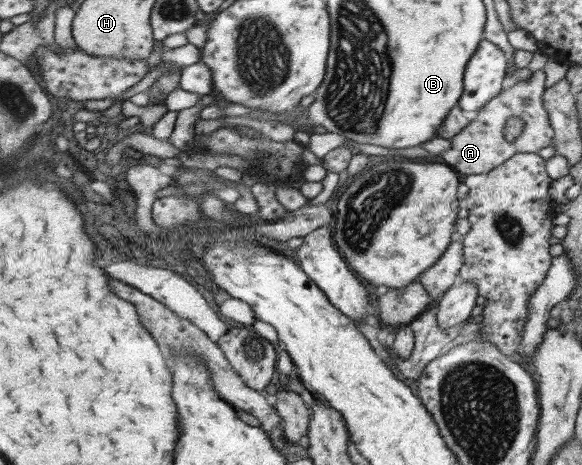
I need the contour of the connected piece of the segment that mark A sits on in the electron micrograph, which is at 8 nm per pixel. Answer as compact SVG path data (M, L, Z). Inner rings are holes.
M543 70L532 72L528 80L518 81L507 89L501 89L496 97L490 99L488 103L485 103L477 110L476 119L466 124L466 127L458 132L458 135L448 140L450 148L440 154L442 162L454 169L459 176L464 177L466 175L484 174L498 167L504 161L511 159L516 153L536 154L540 149L551 146L554 135L547 119L547 113L542 107L542 94L544 90L545 73ZM511 115L520 118L524 122L524 130L514 141L508 142L500 134L500 130Z

